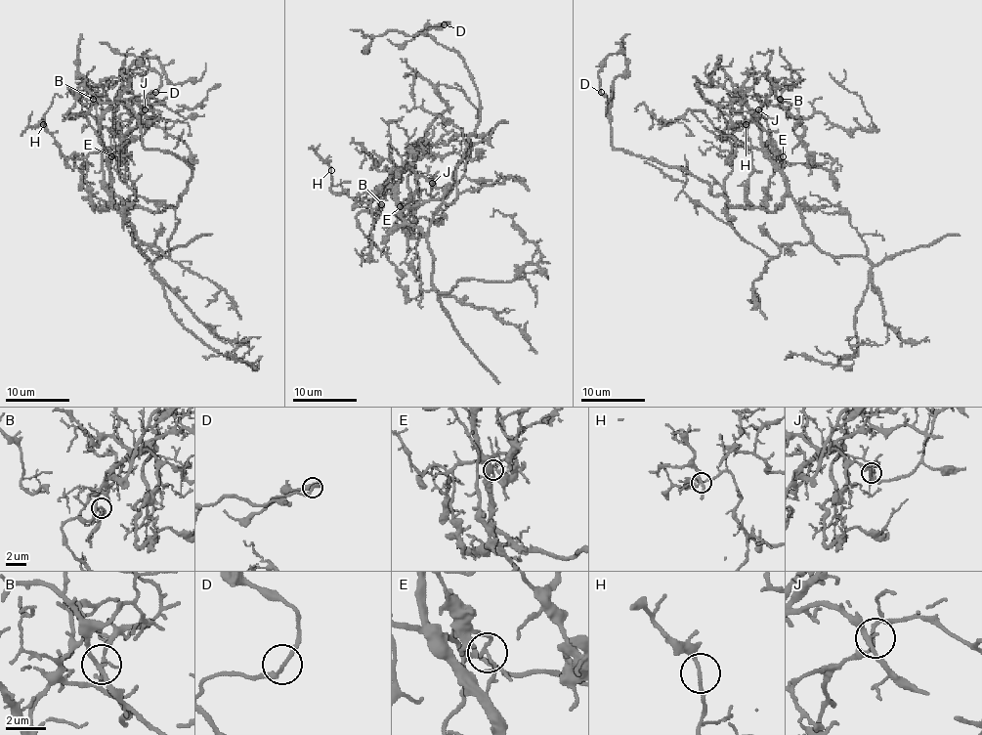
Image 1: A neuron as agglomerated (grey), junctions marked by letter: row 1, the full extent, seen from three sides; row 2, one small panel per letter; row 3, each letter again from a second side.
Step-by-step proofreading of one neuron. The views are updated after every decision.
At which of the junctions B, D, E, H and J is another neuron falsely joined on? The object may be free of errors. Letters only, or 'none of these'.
E

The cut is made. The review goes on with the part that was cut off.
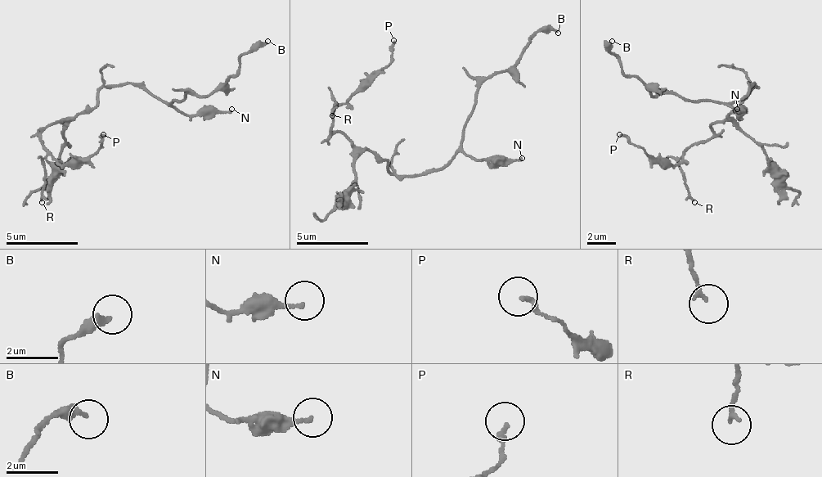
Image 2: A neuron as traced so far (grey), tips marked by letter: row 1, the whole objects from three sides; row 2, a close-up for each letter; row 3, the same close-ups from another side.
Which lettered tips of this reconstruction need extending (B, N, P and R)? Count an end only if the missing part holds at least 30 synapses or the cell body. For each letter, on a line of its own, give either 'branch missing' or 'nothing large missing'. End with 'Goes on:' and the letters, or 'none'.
B: branch missing
N: nothing large missing
P: nothing large missing
R: nothing large missing
Goes on: B

